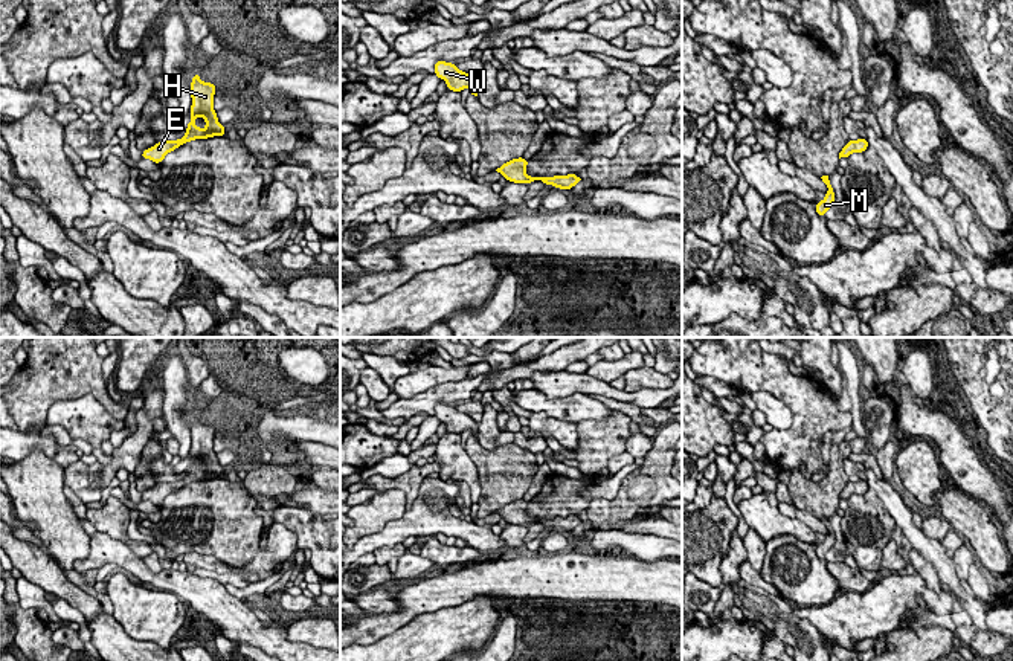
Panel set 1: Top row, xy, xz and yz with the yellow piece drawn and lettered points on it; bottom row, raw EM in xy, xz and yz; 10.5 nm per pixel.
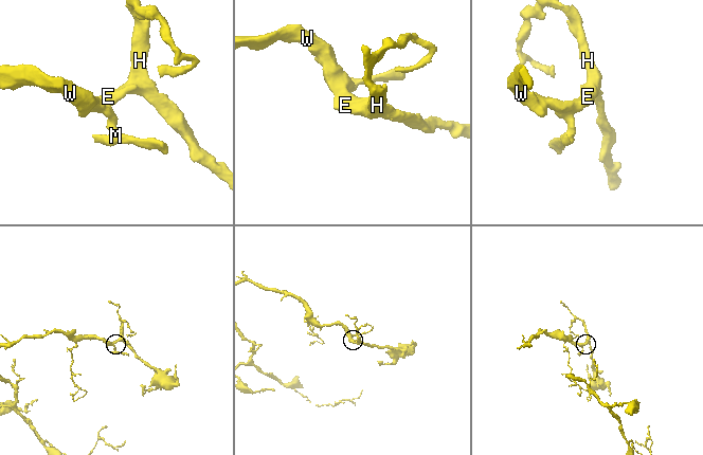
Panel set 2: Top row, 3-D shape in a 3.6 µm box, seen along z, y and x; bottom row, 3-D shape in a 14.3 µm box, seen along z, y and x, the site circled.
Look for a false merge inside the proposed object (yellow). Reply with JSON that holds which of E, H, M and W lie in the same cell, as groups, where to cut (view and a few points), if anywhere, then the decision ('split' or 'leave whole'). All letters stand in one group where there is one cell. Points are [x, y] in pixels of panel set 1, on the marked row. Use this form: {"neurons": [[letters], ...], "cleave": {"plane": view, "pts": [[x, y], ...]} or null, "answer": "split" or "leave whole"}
{"neurons": [["E", "H", "M", "W"]], "cleave": null, "answer": "leave whole"}

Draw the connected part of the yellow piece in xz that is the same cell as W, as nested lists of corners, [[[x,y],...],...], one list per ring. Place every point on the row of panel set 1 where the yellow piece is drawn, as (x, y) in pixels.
[[[436,61],[435,75],[447,82],[447,90],[462,92],[464,89],[470,87],[471,95],[478,96],[479,81],[459,70],[453,63]]]

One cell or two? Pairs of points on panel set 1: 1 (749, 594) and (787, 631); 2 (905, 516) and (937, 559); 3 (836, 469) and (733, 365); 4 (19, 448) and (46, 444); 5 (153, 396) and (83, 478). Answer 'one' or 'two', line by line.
1: one
2: one
3: two
4: one
5: one

